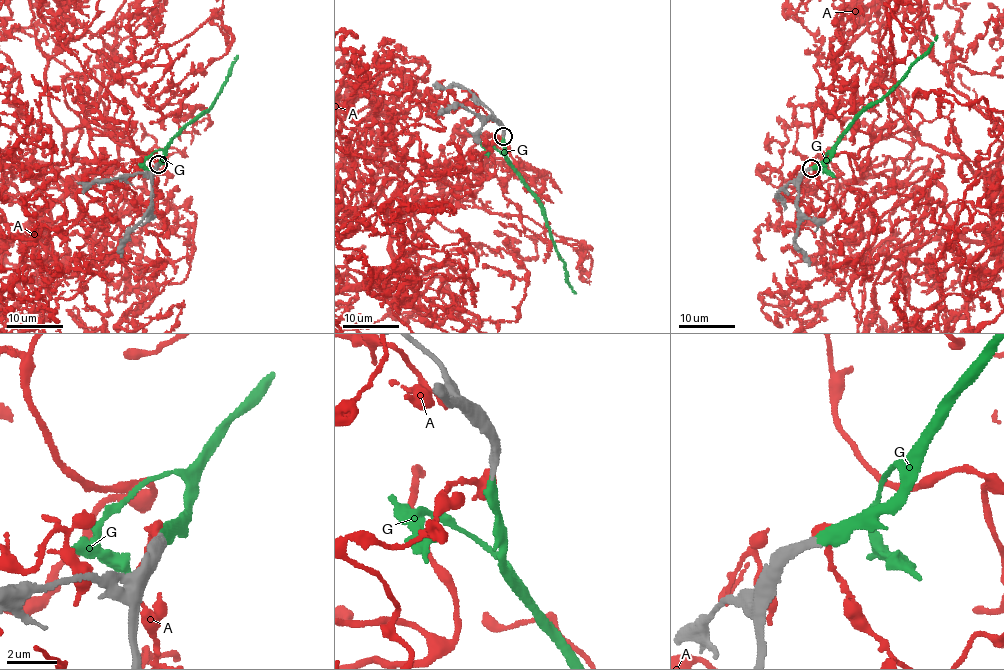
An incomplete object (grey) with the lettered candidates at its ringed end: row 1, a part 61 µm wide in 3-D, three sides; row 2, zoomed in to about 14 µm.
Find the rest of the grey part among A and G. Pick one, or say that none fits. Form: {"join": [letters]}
{"join": ["G"]}

